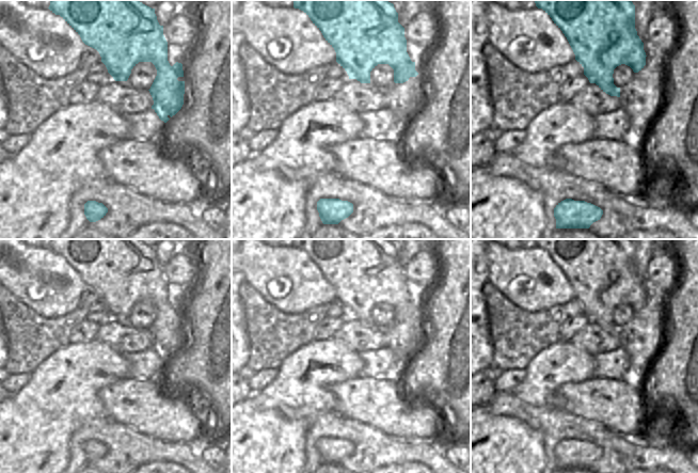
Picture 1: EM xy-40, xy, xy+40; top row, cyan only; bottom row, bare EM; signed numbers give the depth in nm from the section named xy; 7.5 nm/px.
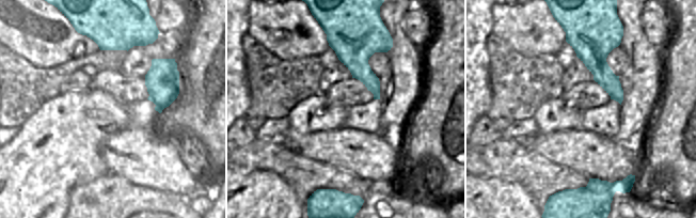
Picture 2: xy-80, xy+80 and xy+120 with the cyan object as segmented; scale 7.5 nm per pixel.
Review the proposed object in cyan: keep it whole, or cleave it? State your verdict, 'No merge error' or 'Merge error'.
No merge error

